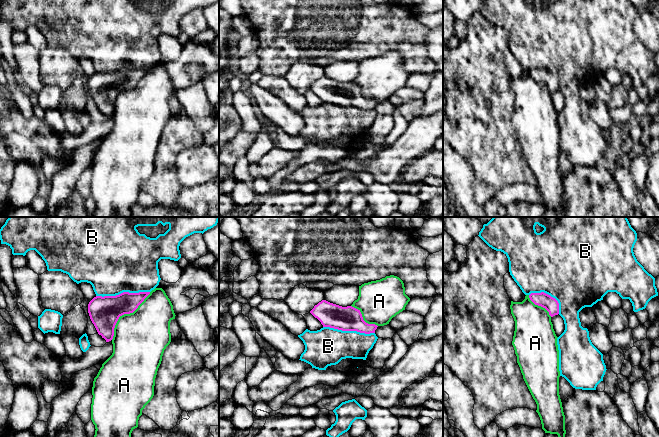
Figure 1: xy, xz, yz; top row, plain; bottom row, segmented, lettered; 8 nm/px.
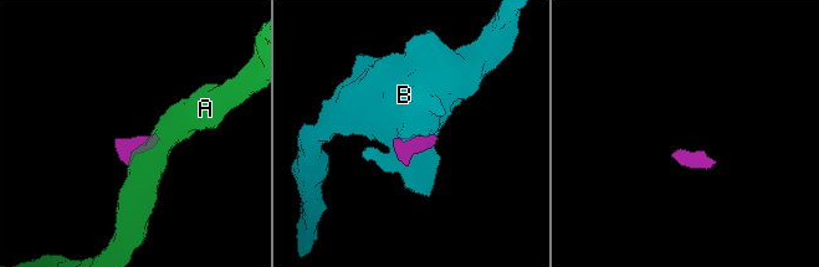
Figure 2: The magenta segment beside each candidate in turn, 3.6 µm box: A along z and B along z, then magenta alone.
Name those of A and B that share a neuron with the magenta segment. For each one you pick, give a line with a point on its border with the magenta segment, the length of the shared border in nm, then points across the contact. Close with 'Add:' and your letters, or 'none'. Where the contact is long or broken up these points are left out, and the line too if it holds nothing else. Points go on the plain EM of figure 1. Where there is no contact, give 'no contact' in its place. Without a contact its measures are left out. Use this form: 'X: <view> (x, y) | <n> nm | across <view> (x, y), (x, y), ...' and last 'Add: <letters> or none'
Add: none

